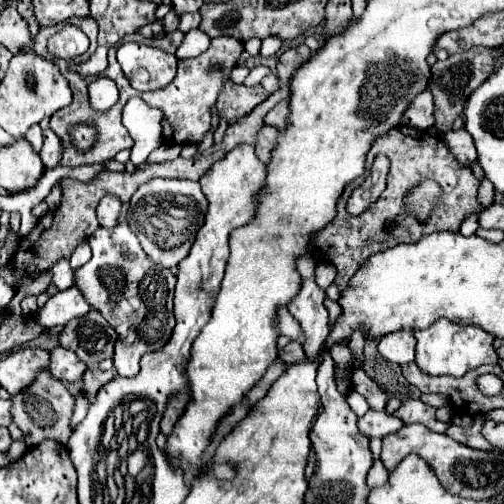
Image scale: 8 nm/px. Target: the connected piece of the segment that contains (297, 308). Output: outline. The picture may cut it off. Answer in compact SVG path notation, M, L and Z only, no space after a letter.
M310 254L300 258L298 270L302 274L302 290L300 296L296 296L288 304L288 312L300 322L306 342L304 352L308 358L316 358L320 352L320 344L324 344L324 338L328 336L328 310L324 308L324 290L318 288L314 282L314 268L316 262Z

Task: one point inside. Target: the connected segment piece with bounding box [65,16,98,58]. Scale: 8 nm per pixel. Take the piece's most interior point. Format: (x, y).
(88, 25)

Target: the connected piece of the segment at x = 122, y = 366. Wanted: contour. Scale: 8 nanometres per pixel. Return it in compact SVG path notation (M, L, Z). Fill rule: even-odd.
M124 220L114 228L98 228L88 242L92 260L76 270L74 282L88 298L90 306L96 308L118 334L114 348L116 372L120 376L136 376L140 372L140 358L146 352L160 350L172 336L176 324L172 302L176 276L146 258L138 238Z

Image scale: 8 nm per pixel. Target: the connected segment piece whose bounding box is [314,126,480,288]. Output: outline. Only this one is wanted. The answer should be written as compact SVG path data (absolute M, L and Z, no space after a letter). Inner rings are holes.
M398 126L396 130L390 130L384 138L376 138L372 152L368 152L368 158L366 158L366 174L346 186L344 194L338 200L338 216L328 228L320 230L314 236L314 250L318 252L320 248L322 260L338 268L336 284L338 288L344 288L348 286L348 280L354 276L354 272L360 268L360 262L364 262L364 258L370 258L376 252L394 248L400 242L416 242L432 232L442 232L442 230L458 232L462 220L468 214L480 210L476 200L478 186L480 182L476 180L472 170L462 166L456 160L456 156L450 152L450 148L444 144L442 138L432 136L424 130L414 130L410 126ZM378 154L386 154L392 162L386 190L362 216L350 216L346 212L346 200L350 198L350 192L358 188L364 182L364 178L370 174L370 166ZM426 178L432 178L434 182L438 182L442 188L442 194L432 214L428 216L428 222L420 222L412 212L408 214L404 198L410 190L414 190Z

